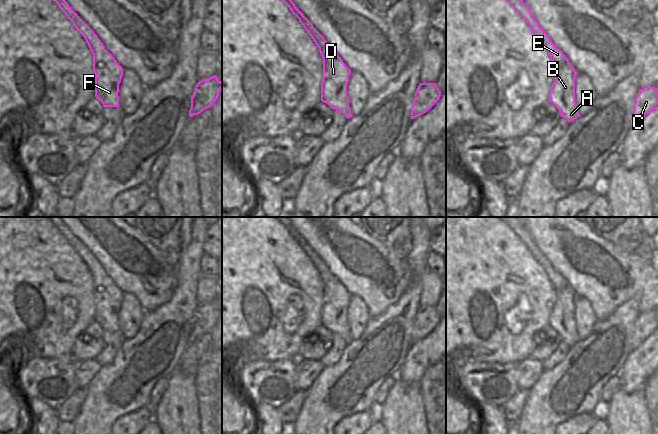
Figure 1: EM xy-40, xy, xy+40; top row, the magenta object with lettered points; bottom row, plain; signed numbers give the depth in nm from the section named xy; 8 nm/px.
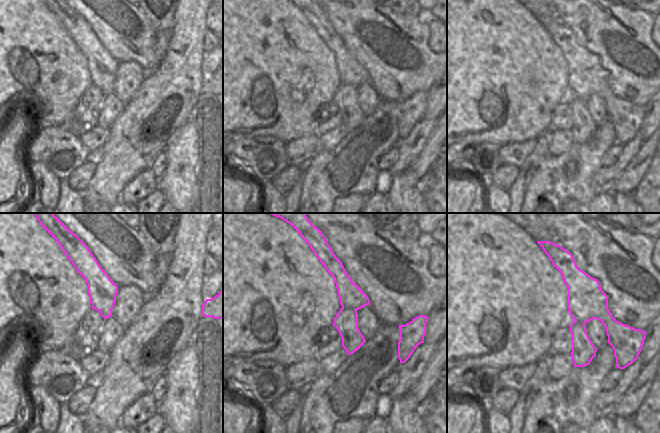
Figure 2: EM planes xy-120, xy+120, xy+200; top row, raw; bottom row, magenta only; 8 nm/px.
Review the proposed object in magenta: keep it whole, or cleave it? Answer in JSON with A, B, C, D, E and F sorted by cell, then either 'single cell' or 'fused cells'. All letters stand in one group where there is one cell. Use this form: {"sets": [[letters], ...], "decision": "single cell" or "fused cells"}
{"sets": [["A", "B", "D", "F"], ["C", "E"]], "decision": "fused cells"}

